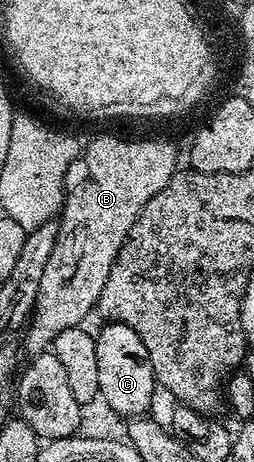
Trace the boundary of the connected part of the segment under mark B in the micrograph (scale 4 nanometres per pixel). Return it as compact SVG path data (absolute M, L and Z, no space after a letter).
M99 136L96 140L91 140L82 149L81 158L76 158L69 166L67 177L63 183L65 189L63 193L63 206L57 217L59 229L57 230L57 242L53 242L53 254L49 254L49 263L45 266L43 277L39 283L39 297L35 303L35 310L29 317L29 323L26 325L23 336L23 348L27 351L28 357L39 356L42 352L48 351L54 345L57 334L61 334L61 330L69 330L70 328L78 328L84 323L90 312L96 311L99 299L101 298L101 290L105 290L105 282L109 282L109 270L113 270L113 262L117 258L117 254L121 250L121 246L126 242L127 235L131 232L132 226L137 222L137 218L141 214L141 210L149 202L149 198L153 198L153 194L161 194L161 190L165 190L165 186L171 181L177 171L177 163L179 156L175 153L175 148L167 140L122 140L119 136Z

